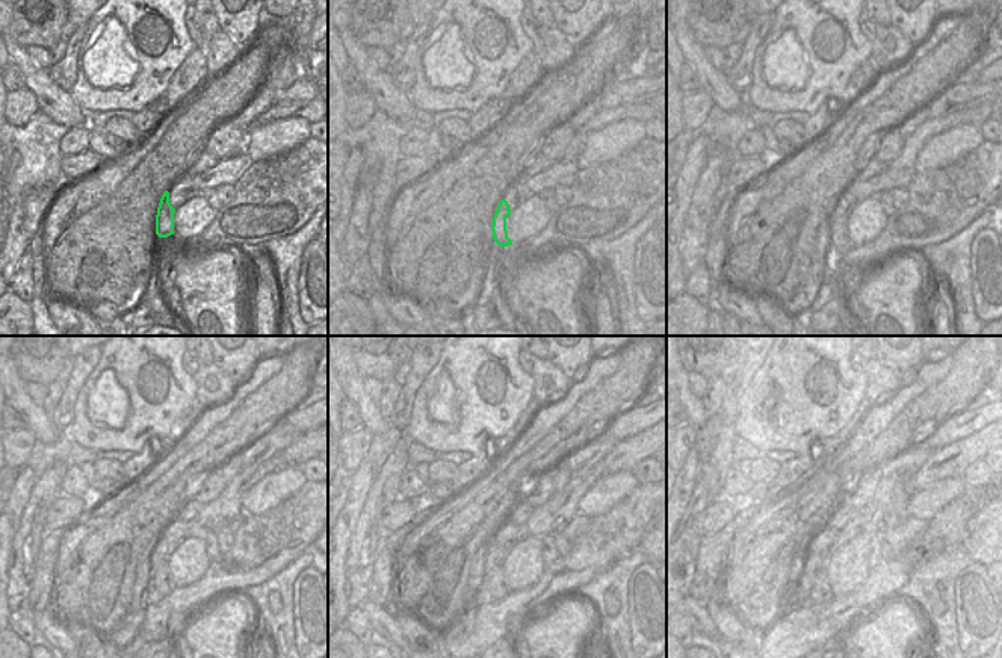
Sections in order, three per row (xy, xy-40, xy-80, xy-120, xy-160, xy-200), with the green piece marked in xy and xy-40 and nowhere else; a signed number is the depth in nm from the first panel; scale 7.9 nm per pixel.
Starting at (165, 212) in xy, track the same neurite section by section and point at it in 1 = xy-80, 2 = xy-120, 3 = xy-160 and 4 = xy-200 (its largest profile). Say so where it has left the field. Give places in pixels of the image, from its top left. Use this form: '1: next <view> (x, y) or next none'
1: next xy-80 (839, 244)
2: next xy-120 (160, 584)
3: next xy-160 (493, 589)
4: next xy-200 (831, 590)

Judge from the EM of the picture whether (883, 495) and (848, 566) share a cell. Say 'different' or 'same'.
same

